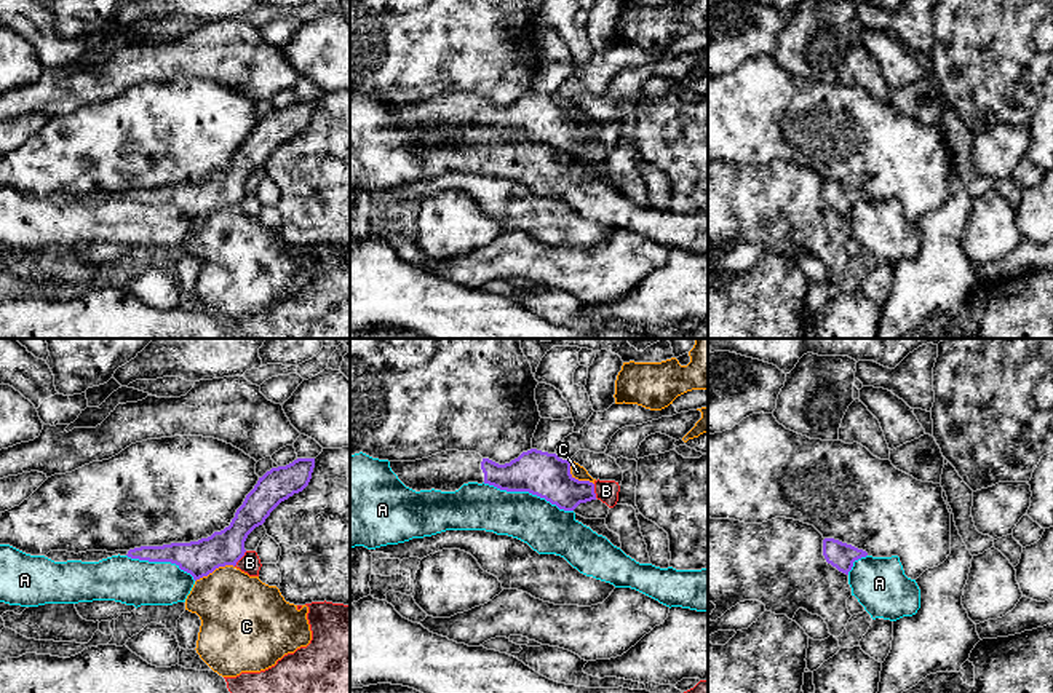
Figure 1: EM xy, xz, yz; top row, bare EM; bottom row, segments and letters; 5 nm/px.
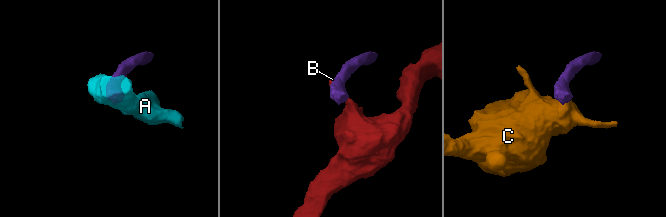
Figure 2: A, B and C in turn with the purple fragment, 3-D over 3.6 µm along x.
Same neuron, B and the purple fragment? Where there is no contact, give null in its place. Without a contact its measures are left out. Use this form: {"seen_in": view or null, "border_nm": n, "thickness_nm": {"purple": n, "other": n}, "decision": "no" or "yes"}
{"seen_in": "xy", "border_nm": 100, "thickness_nm": {"purple": 180, "other": 100}, "decision": "no"}

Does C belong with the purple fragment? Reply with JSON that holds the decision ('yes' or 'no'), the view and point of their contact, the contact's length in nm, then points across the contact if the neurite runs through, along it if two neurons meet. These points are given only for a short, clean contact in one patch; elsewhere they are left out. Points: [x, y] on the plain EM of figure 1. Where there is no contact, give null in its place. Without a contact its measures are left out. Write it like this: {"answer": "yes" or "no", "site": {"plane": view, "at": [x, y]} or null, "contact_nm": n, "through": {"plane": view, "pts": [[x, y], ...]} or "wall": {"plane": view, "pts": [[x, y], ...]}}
{"answer": "no", "site": {"plane": "xy", "at": [214, 211]}, "contact_nm": 220, "wall": {"plane": "xy", "pts": [[234, 208], [219, 208], [195, 224]]}}

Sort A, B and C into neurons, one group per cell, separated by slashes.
A / B / C

